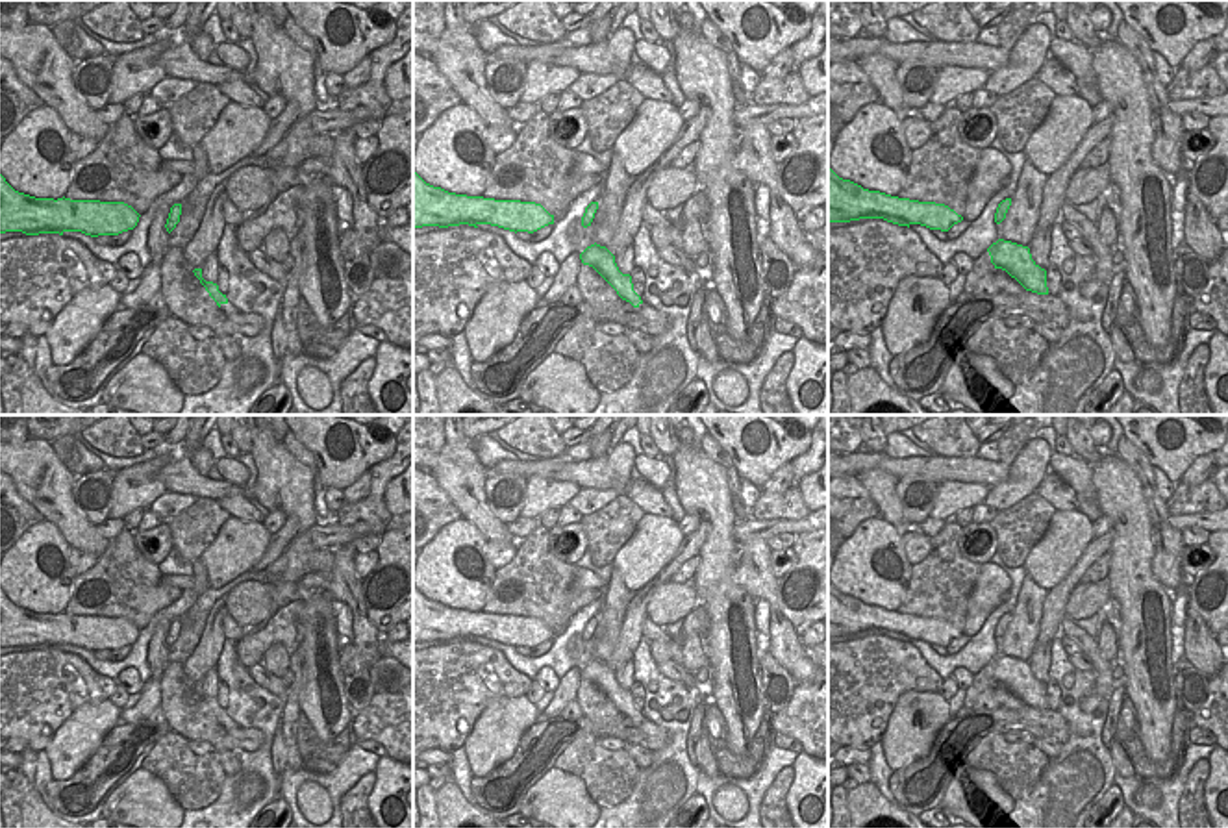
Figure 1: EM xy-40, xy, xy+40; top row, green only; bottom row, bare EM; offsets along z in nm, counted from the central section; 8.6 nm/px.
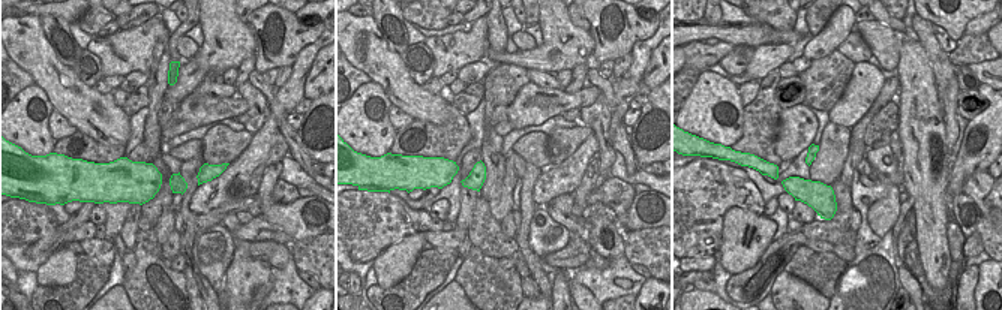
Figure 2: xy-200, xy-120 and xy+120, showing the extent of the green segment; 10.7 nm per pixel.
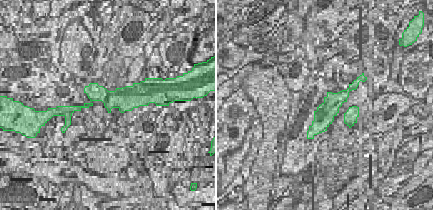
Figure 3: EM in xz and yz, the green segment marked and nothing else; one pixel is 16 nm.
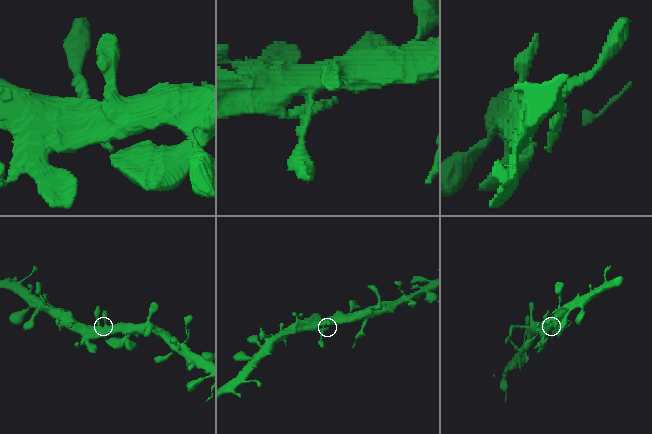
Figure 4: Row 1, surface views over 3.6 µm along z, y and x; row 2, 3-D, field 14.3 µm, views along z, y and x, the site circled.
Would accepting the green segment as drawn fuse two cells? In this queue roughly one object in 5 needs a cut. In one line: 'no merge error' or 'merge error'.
no merge error

